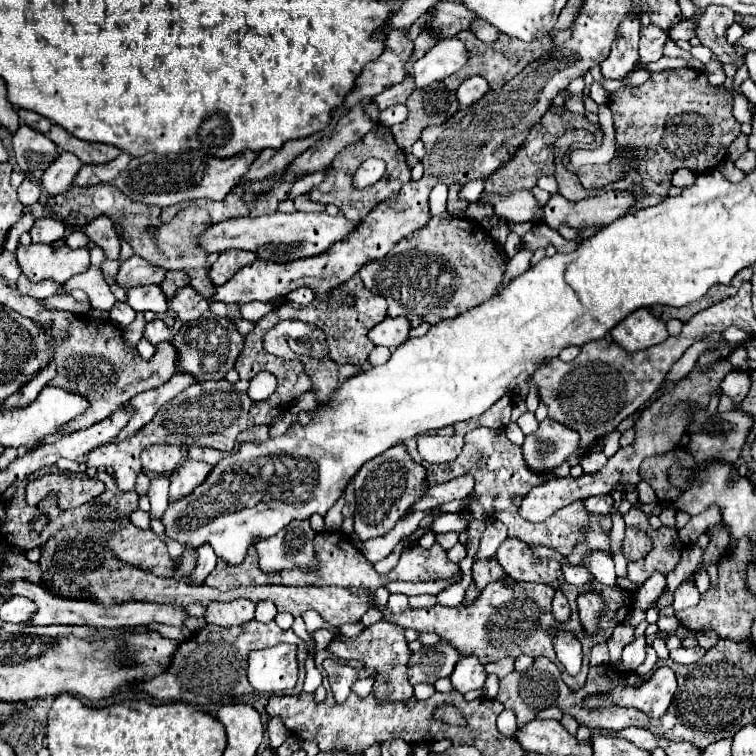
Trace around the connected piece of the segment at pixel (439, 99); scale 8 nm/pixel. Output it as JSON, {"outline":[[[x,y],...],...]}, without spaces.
{"outline":[[[435,82],[427,88],[415,90],[407,100],[409,116],[403,124],[391,128],[395,142],[405,152],[411,152],[411,144],[419,138],[421,130],[431,124],[443,124],[459,110],[455,92],[447,90],[443,82]]]}

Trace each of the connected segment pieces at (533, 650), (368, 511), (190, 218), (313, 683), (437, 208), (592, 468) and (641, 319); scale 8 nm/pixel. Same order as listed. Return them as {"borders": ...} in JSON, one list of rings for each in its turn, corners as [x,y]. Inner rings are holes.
{"borders":[[[[497,580],[487,584],[485,590],[477,596],[473,604],[459,606],[431,606],[423,610],[407,608],[403,614],[391,614],[383,608],[385,620],[399,624],[403,628],[413,628],[419,632],[435,632],[445,638],[461,656],[477,656],[481,664],[497,662],[503,658],[519,656],[547,656],[555,662],[553,634],[555,620],[551,614],[551,600],[555,590],[545,584],[515,582],[515,580]]],[[[403,444],[389,448],[387,452],[383,452],[383,456],[375,456],[375,460],[369,460],[353,478],[357,496],[355,534],[363,542],[377,536],[385,536],[397,524],[397,520],[409,512],[411,504],[425,492],[423,478],[425,468],[407,454]]],[[[101,182],[95,186],[71,186],[63,196],[49,198],[47,202],[55,204],[53,212],[57,212],[67,224],[77,226],[77,228],[91,222],[99,214],[105,214],[113,222],[119,222],[123,226],[123,238],[131,244],[131,248],[137,256],[141,256],[147,262],[151,262],[153,266],[161,266],[165,270],[185,270],[191,280],[191,288],[197,290],[209,304],[213,302],[215,284],[209,278],[209,264],[207,264],[209,254],[203,252],[203,248],[199,244],[201,234],[211,226],[207,210],[197,208],[197,206],[189,206],[189,208],[181,210],[177,214],[177,218],[173,218],[171,222],[161,224],[159,222],[161,210],[157,206],[133,202],[129,196],[119,192],[119,188],[115,188],[115,184],[109,184],[109,182]],[[147,226],[157,226],[157,240],[149,236]]],[[[309,656],[309,658],[307,658],[305,670],[307,670],[307,674],[305,674],[303,690],[305,690],[305,692],[315,692],[315,690],[321,686],[321,680],[323,680],[323,678],[321,678],[321,672],[317,670],[317,666],[315,666],[313,656]]],[[[437,184],[429,195],[429,208],[431,215],[441,215],[446,212],[448,187],[445,184]]],[[[593,450],[581,460],[581,468],[583,472],[597,472],[605,462],[607,462],[607,456],[601,450]]],[[[639,308],[637,312],[631,312],[631,316],[623,318],[611,330],[611,336],[625,352],[639,352],[665,342],[669,332],[665,320],[661,320],[651,308]]]]}

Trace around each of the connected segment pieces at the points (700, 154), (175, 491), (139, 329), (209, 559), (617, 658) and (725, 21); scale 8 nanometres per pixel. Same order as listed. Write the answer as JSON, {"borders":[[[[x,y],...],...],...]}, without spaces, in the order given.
{"borders":[[[[691,68],[665,70],[651,74],[651,78],[635,90],[617,90],[610,94],[609,107],[612,111],[616,149],[635,148],[635,168],[615,184],[617,190],[631,190],[639,196],[639,208],[655,206],[663,202],[671,188],[671,174],[679,168],[689,168],[695,174],[701,174],[709,168],[719,166],[727,158],[731,142],[739,136],[741,124],[733,118],[733,96],[725,86],[711,86],[705,72]]],[[[181,460],[181,464],[175,468],[173,478],[171,478],[171,500],[181,500],[185,496],[189,496],[199,484],[203,484],[203,480],[207,480],[209,472],[213,466],[209,466],[207,462],[195,462],[195,460]]],[[[139,312],[137,318],[135,318],[135,322],[129,324],[129,326],[123,330],[123,338],[125,338],[125,342],[127,342],[129,348],[137,348],[137,342],[143,338],[145,324],[147,324],[147,320],[145,320],[143,312]]],[[[201,544],[201,546],[197,548],[197,554],[199,554],[197,568],[195,568],[195,572],[193,572],[191,578],[181,578],[183,582],[195,582],[195,584],[201,584],[201,582],[207,578],[207,574],[215,568],[217,556],[215,556],[215,552],[213,552],[213,548],[211,548],[209,544]]],[[[627,622],[619,624],[619,628],[613,630],[611,638],[607,640],[611,664],[619,664],[619,662],[621,662],[621,650],[623,650],[623,646],[629,644],[631,640],[633,640],[633,628],[631,628]]],[[[711,4],[703,14],[695,14],[693,20],[697,22],[695,26],[697,38],[719,58],[719,62],[733,62],[741,66],[741,58],[735,54],[733,46],[725,40],[727,28],[735,22],[735,12]]]]}

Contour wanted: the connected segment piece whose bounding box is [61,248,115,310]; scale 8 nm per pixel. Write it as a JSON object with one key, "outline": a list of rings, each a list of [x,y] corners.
{"outline":[[[93,248],[91,262],[95,262],[95,264],[91,264],[91,268],[85,274],[79,274],[79,276],[69,278],[65,282],[67,286],[63,284],[61,290],[65,294],[69,294],[71,290],[81,288],[81,290],[85,290],[85,294],[91,300],[95,300],[95,308],[99,308],[99,310],[111,310],[113,304],[115,304],[115,296],[113,296],[113,292],[109,290],[109,286],[105,282],[105,276],[103,276],[103,270],[101,270],[103,260],[105,260],[105,254],[101,250],[95,252],[95,248]]]}

